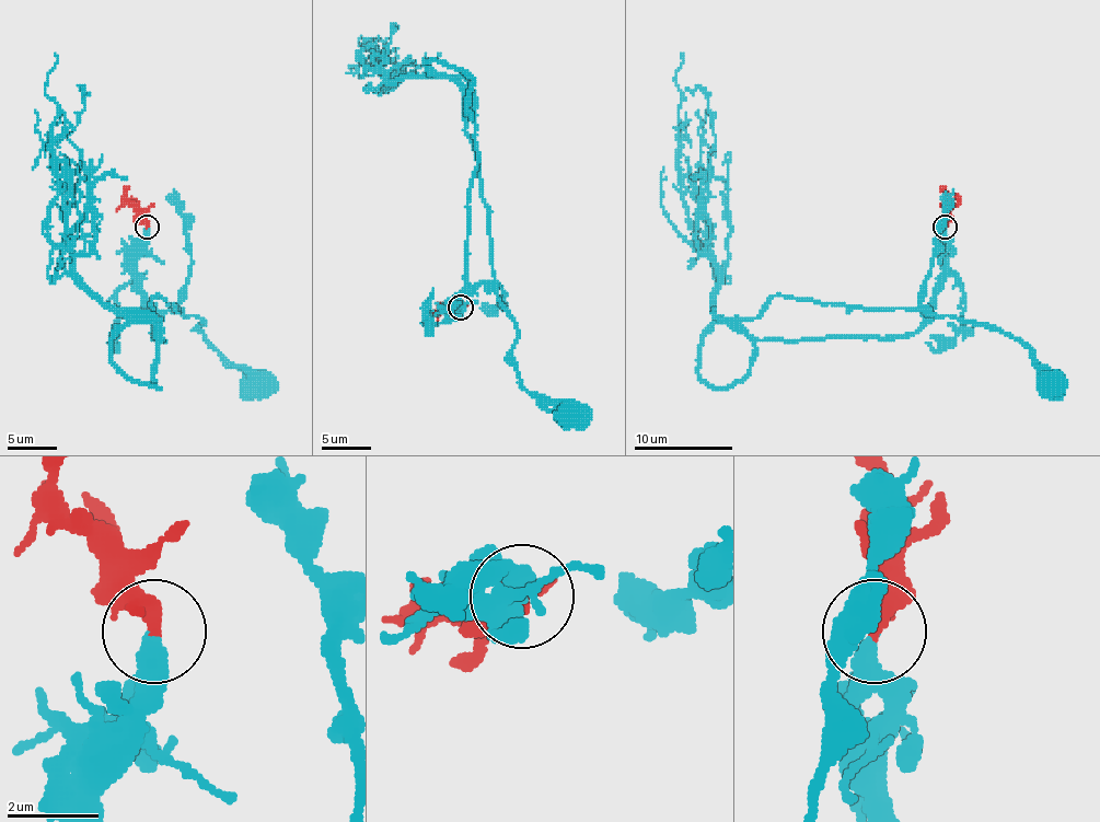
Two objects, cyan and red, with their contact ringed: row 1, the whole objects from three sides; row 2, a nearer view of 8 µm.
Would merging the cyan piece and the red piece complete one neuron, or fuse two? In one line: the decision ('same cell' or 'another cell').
same cell

